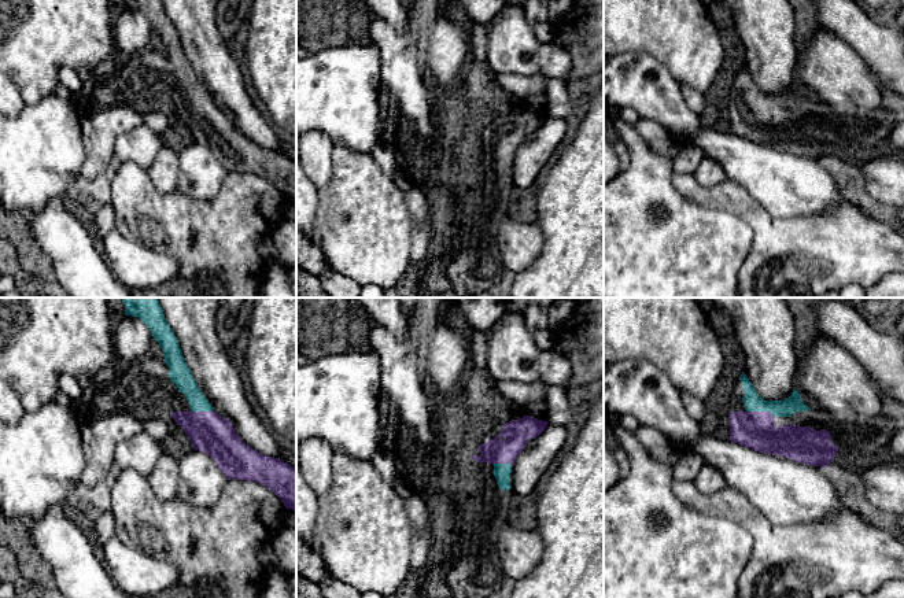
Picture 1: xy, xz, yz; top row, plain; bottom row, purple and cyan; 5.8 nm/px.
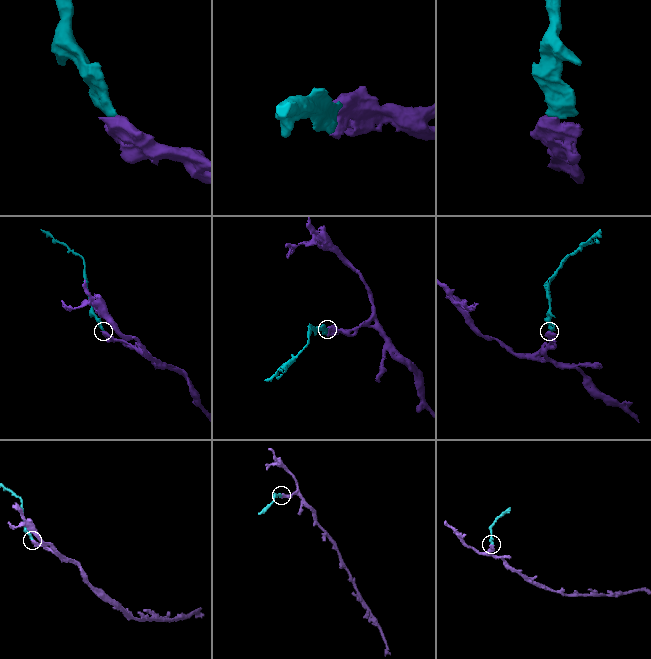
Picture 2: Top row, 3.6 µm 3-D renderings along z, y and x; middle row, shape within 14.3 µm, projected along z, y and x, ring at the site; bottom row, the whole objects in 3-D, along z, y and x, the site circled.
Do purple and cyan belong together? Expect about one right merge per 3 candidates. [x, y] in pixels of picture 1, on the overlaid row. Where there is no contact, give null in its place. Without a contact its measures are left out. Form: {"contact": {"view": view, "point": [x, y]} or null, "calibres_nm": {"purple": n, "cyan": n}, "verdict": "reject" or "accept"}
{"contact": {"view": "yz", "point": [762, 412]}, "calibres_nm": {"purple": 220, "cyan": 110}, "verdict": "accept"}

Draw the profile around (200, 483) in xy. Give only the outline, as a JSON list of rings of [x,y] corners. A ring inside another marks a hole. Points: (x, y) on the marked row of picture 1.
[[[192,448],[178,459],[180,481],[177,497],[195,506],[211,506],[228,483],[215,461],[206,453]]]

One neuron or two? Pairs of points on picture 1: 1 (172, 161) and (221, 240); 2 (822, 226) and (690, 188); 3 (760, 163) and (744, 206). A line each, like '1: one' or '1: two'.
1: two
2: one
3: two

